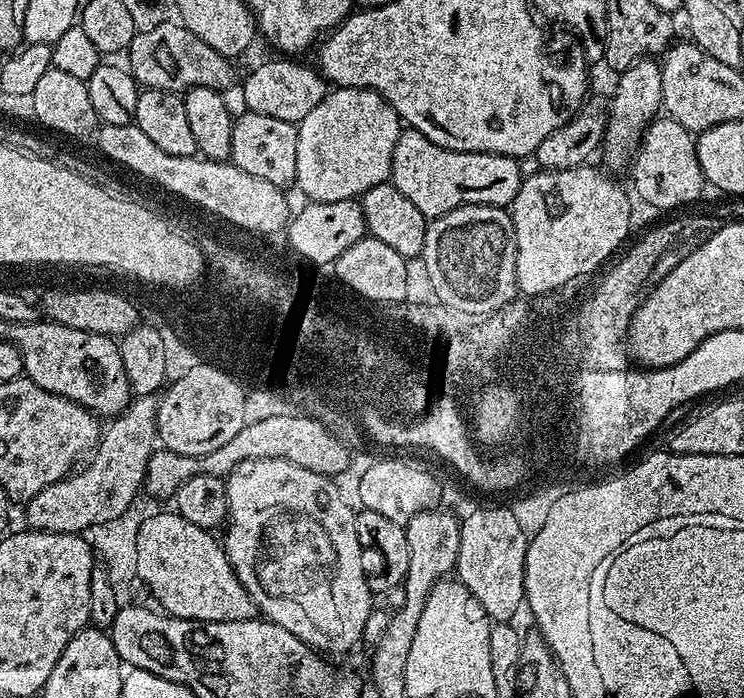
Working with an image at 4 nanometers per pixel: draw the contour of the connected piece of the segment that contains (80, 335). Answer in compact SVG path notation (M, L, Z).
M44 318L37 319L34 324L7 325L6 331L7 343L13 344L24 358L27 379L42 386L42 390L89 408L100 418L119 416L133 399L120 345L113 337L74 330Z

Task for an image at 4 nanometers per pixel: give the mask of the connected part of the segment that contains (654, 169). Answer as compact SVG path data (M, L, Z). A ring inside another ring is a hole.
M657 118L648 125L631 168L637 194L652 208L680 208L683 204L692 204L706 189L704 171L696 153L696 136L671 118Z

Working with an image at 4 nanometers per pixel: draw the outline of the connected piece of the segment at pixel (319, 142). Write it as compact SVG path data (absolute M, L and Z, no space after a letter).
M333 87L302 118L297 127L298 134L298 166L296 167L297 189L308 195L309 201L318 204L356 200L363 197L374 186L385 183L392 175L392 159L394 146L402 131L400 115L382 99L377 92L368 88L338 88Z

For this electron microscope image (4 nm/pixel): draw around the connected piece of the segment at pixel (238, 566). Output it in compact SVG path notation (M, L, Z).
M266 458L265 460L254 460L251 463L242 464L235 472L231 473L226 480L228 486L228 518L226 521L226 529L228 528L228 533L222 536L222 543L224 546L224 552L228 555L228 561L230 566L238 578L242 582L242 586L250 594L250 598L256 604L259 615L266 620L273 620L278 626L282 626L282 630L290 630L290 634L294 634L294 638L298 638L304 644L308 644L314 650L319 650L321 653L329 654L328 652L344 652L347 648L352 648L360 640L360 635L364 632L364 627L368 624L368 619L372 616L372 596L374 597L373 589L370 587L370 580L368 584L368 576L364 573L364 555L366 555L366 549L360 542L360 535L356 529L356 512L354 508L351 508L342 497L336 493L336 488L334 485L333 477L323 476L322 474L314 474L314 470L306 470L306 466L294 466L294 462L286 462L285 460L279 460L278 458Z

